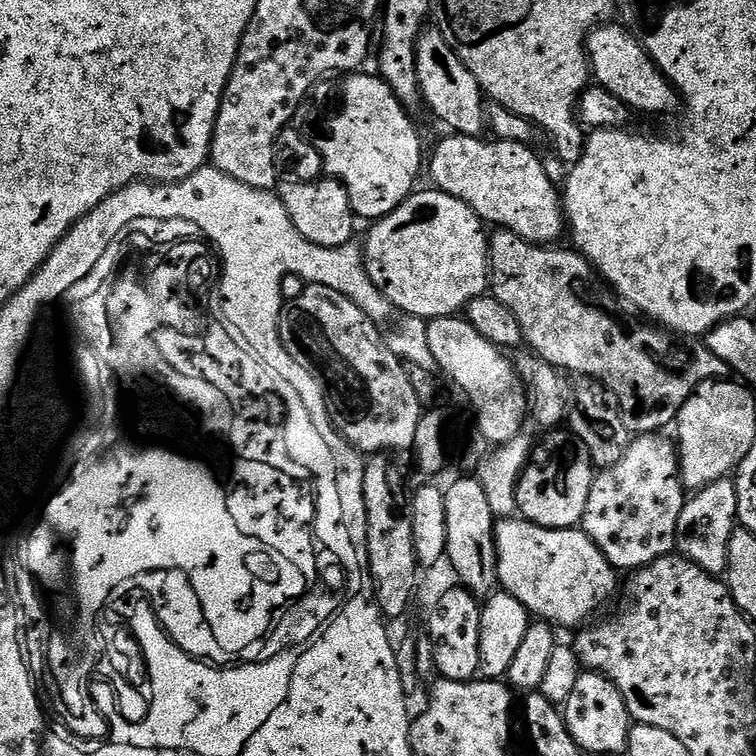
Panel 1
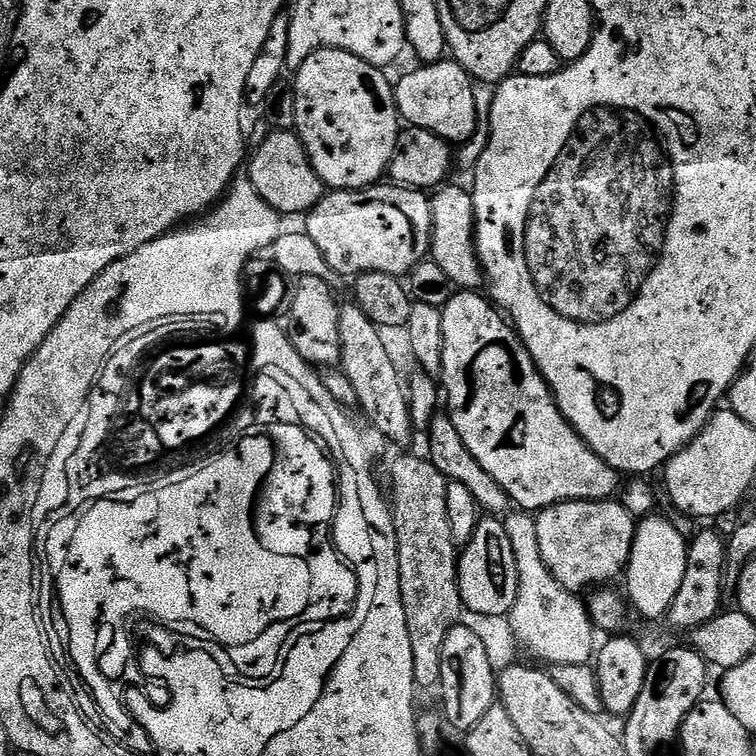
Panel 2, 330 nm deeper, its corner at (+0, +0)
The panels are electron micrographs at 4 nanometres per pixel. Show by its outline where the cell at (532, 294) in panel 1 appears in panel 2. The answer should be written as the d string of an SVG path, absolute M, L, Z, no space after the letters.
M445 183L435 189L430 200L432 205L432 251L430 259L438 266L442 266L446 278L450 278L450 282L457 289L476 290L485 283L486 277L480 266L480 255L476 253L474 206L469 189L467 187L459 188L458 185L452 183Z

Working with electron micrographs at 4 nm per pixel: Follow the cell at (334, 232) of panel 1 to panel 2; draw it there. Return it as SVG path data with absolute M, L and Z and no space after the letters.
M272 130L267 134L269 136L257 146L256 153L253 156L251 153L247 161L247 179L252 181L254 190L258 190L258 194L262 194L264 201L279 212L281 217L303 217L326 194L324 183L318 178L308 151L304 149L295 131Z

